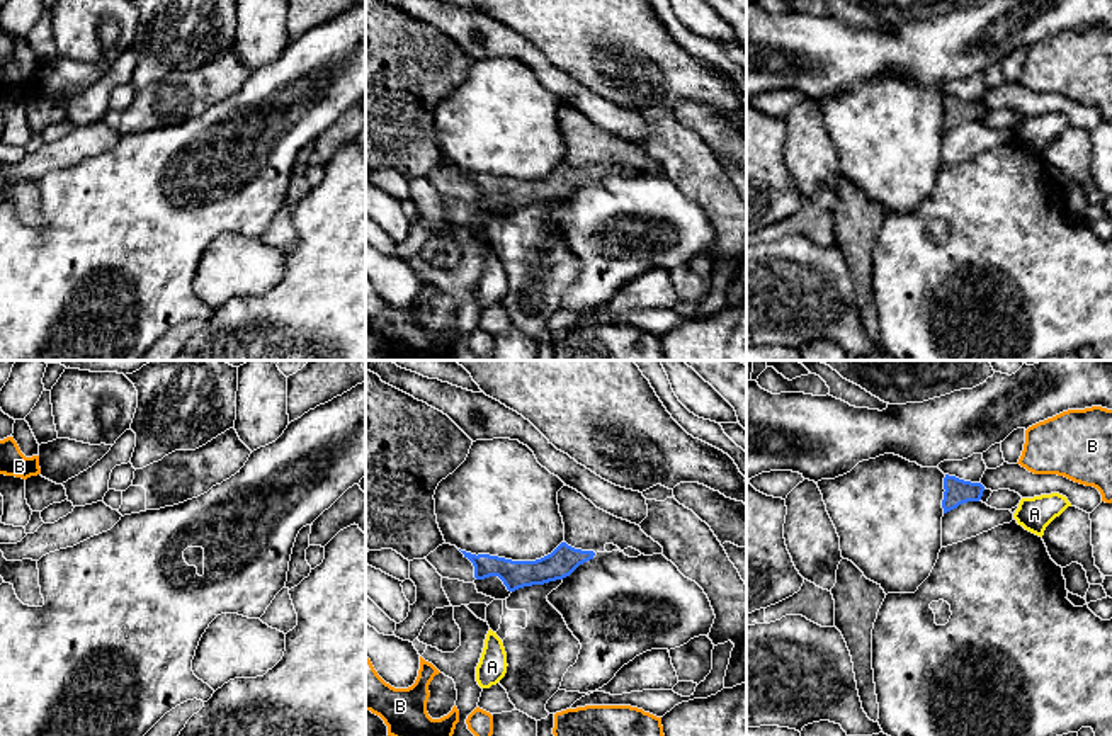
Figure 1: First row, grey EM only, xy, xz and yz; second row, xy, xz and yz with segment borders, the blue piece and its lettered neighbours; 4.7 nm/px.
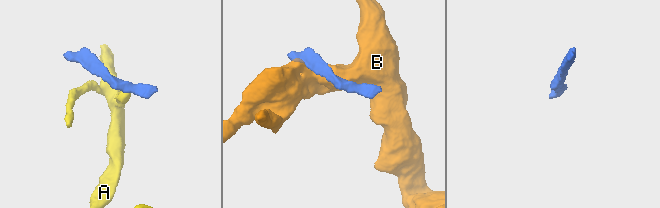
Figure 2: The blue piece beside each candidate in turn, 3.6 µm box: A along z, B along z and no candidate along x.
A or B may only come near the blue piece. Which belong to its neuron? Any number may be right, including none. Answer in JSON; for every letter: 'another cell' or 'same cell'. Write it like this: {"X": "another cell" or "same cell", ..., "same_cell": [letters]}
{"A": "another cell", "B": "another cell", "same_cell": []}

